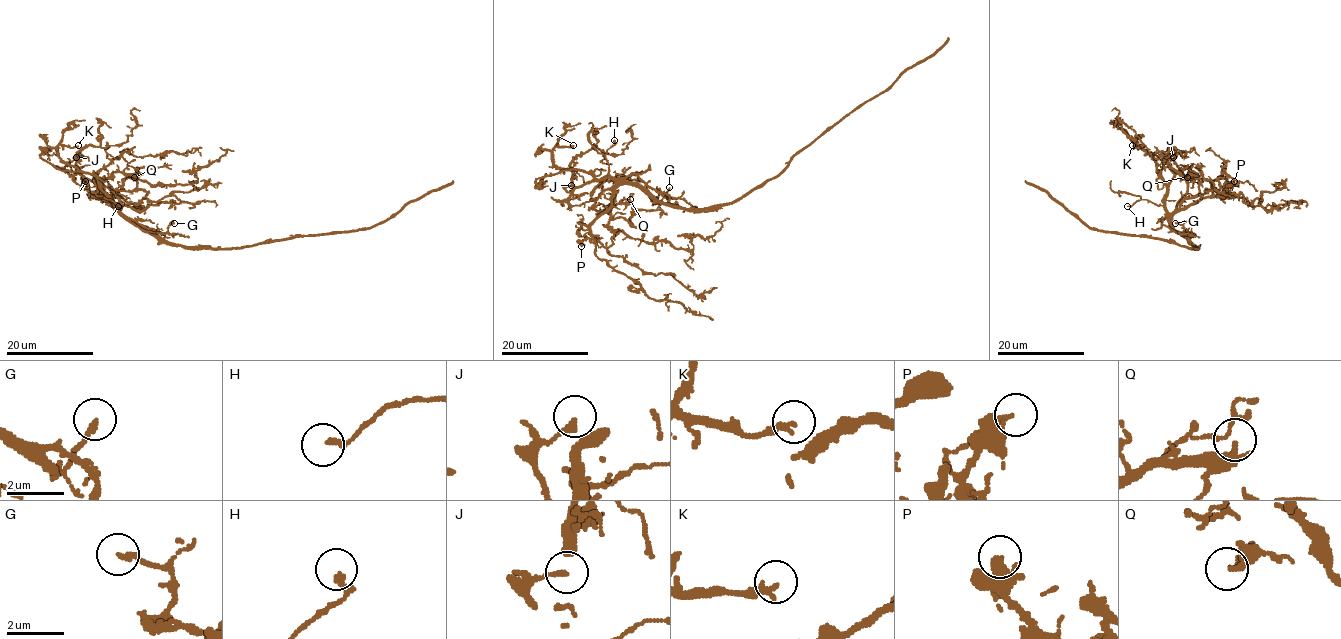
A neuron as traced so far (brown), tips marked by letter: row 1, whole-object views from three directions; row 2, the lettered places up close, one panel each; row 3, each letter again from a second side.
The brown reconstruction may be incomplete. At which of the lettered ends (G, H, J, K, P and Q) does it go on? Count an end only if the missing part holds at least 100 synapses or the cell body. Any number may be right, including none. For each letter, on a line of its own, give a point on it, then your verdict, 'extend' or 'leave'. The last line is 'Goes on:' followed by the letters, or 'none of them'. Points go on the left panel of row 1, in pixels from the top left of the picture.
G: place (174, 223); leave
H: place (118, 206); leave
J: place (76, 157); leave
K: place (78, 145); leave
P: place (85, 181); leave
Q: place (134, 177); leave
Goes on: none of them

